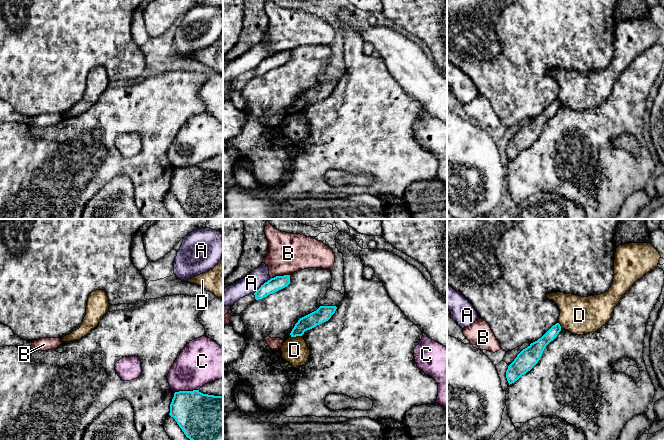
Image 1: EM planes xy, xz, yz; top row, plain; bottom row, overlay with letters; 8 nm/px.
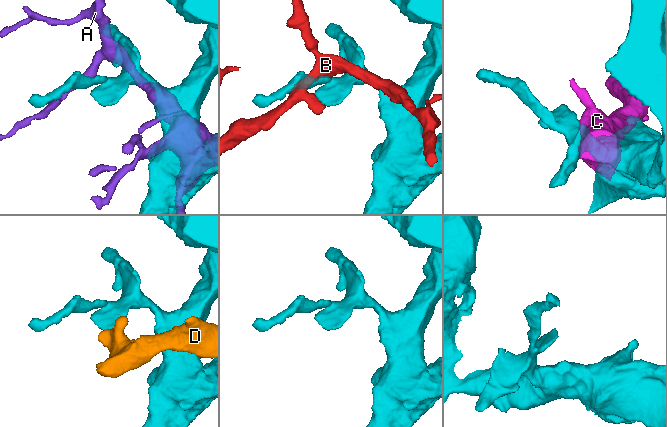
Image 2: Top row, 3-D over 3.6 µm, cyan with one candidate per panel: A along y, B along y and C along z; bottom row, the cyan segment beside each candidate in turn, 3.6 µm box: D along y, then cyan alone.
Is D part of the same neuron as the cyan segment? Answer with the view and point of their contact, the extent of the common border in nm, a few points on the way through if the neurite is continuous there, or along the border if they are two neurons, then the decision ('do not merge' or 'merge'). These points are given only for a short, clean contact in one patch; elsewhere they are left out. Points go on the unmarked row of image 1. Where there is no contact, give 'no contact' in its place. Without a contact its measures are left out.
contact xz (296, 111); length 90 nm; border xz (301, 111), (291, 113); do not merge

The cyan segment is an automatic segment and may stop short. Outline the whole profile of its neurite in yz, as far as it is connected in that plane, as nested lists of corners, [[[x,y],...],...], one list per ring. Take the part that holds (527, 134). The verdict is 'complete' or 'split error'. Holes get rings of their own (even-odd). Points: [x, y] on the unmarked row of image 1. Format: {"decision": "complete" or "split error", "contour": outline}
{"decision": "complete", "contour": [[[556,99],[541,114],[531,119],[517,131],[506,147],[509,161],[517,157],[538,139],[546,122],[557,113],[560,107],[561,102]]]}

